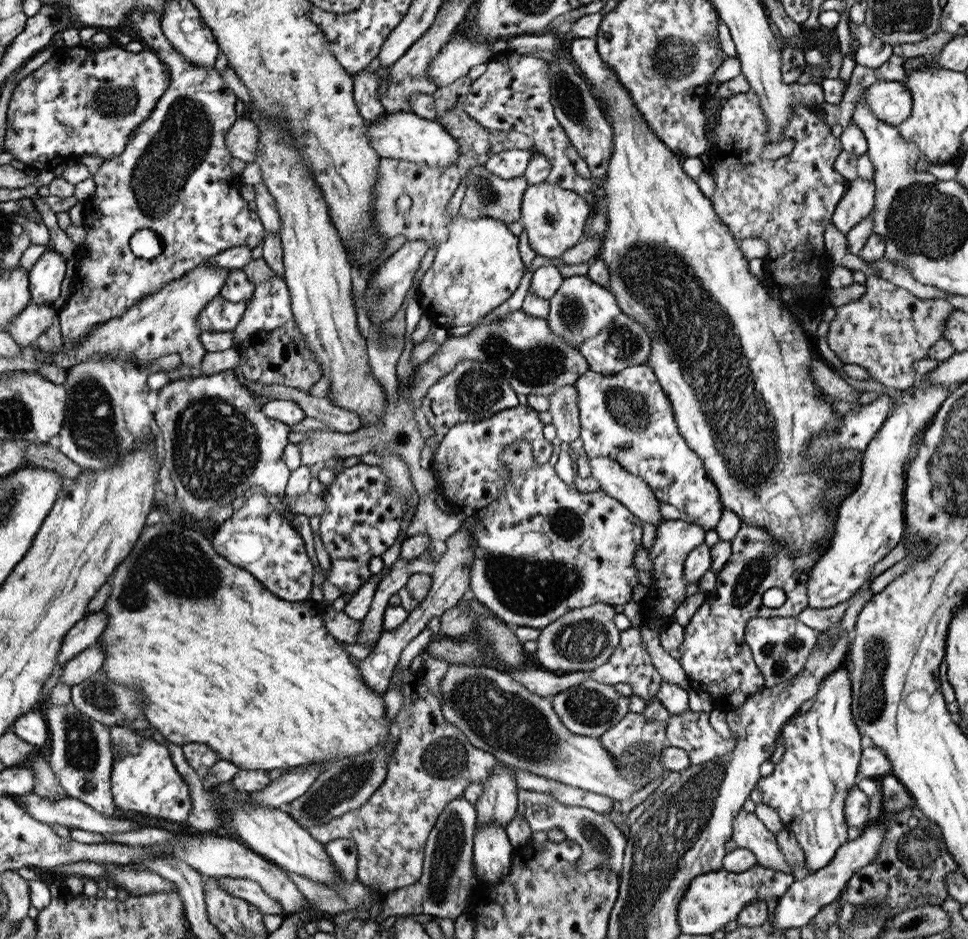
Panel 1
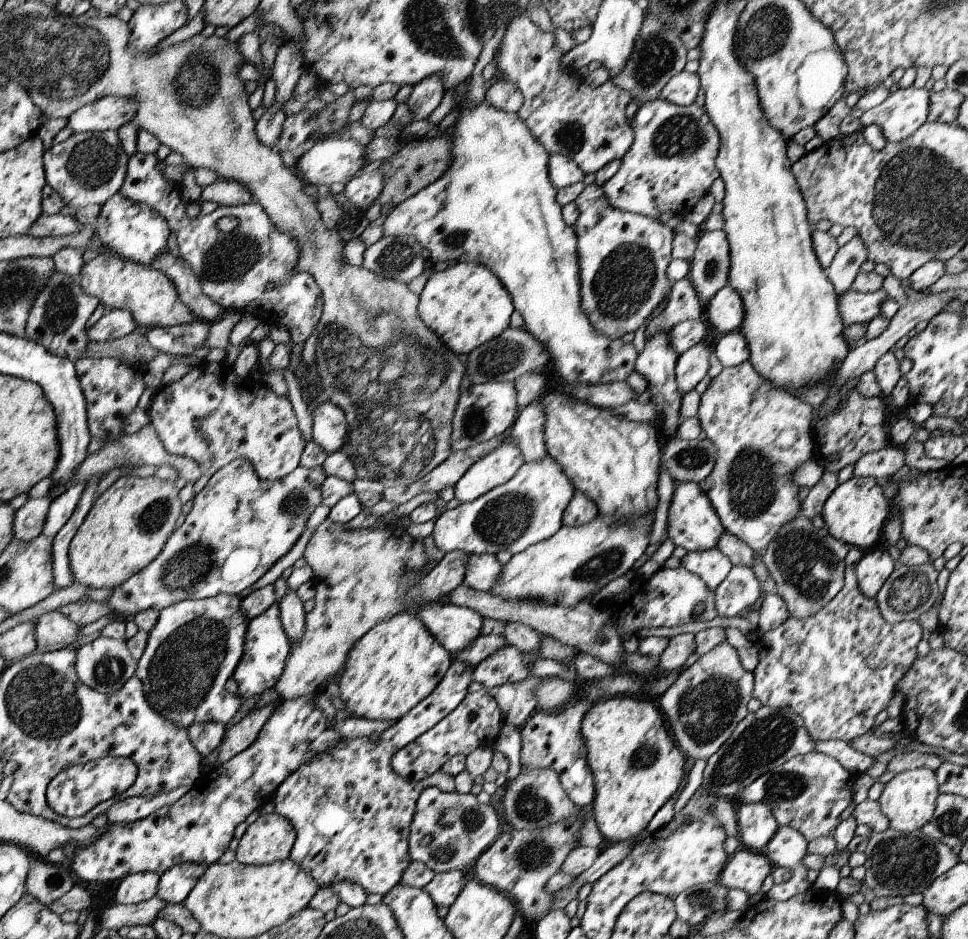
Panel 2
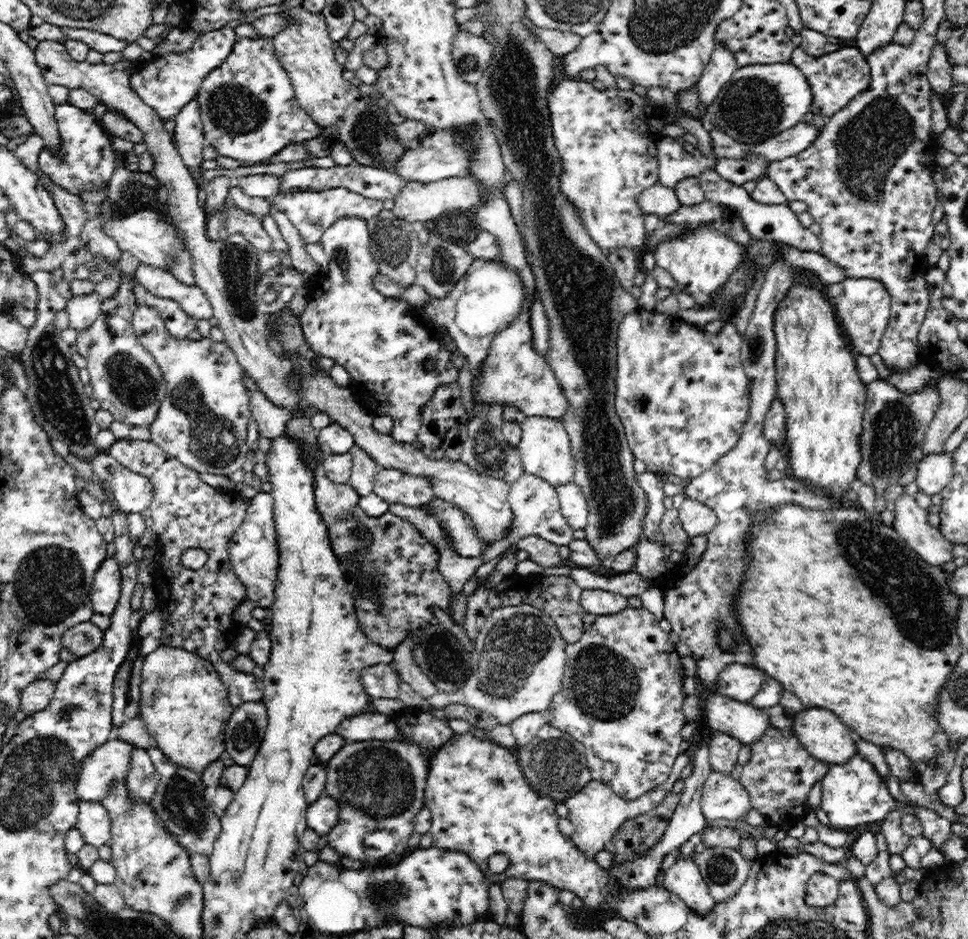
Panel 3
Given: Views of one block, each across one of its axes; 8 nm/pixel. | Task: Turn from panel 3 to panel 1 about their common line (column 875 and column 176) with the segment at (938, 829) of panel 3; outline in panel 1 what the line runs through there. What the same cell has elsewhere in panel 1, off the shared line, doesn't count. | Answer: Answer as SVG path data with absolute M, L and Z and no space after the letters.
M122 725L110 727L110 738L114 759L110 781L116 806L122 812L138 812L172 822L187 822L193 812L192 790L177 770L168 747Z

